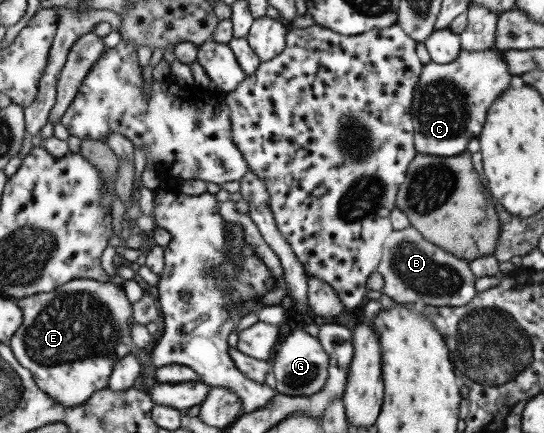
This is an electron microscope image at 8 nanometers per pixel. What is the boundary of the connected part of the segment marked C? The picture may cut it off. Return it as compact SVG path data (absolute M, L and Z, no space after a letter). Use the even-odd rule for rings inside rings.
M494 45L483 51L461 49L450 63L426 63L418 73L410 103L413 146L416 153L454 157L466 150L466 143L478 137L486 110L515 78L506 71L502 51Z

